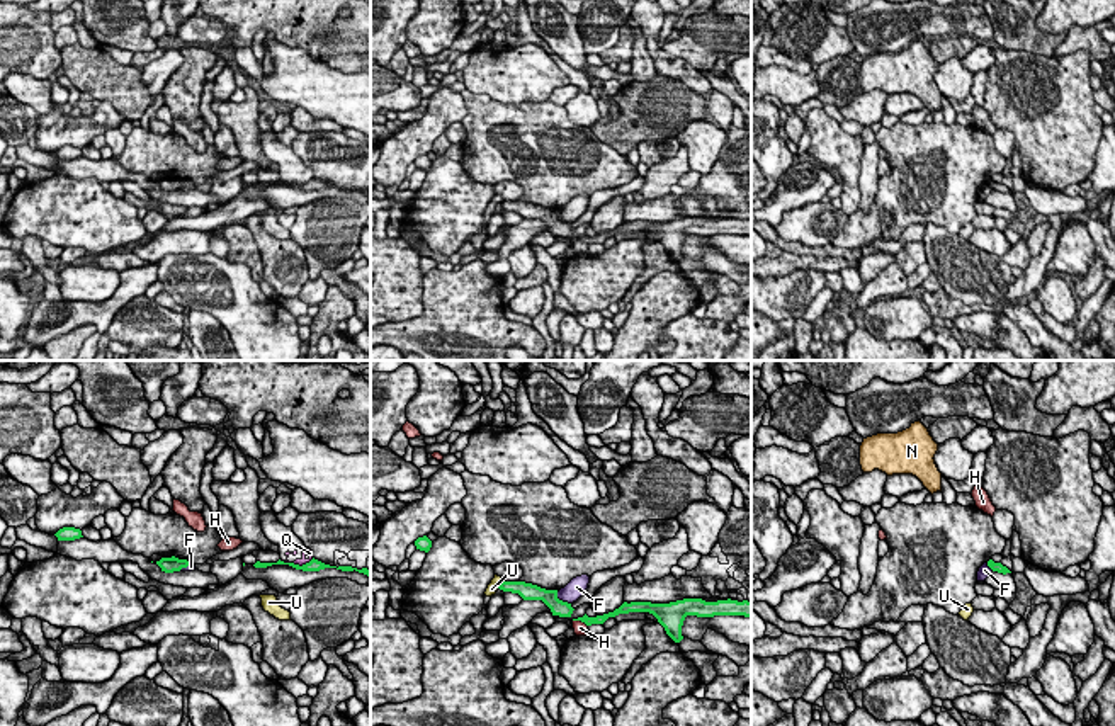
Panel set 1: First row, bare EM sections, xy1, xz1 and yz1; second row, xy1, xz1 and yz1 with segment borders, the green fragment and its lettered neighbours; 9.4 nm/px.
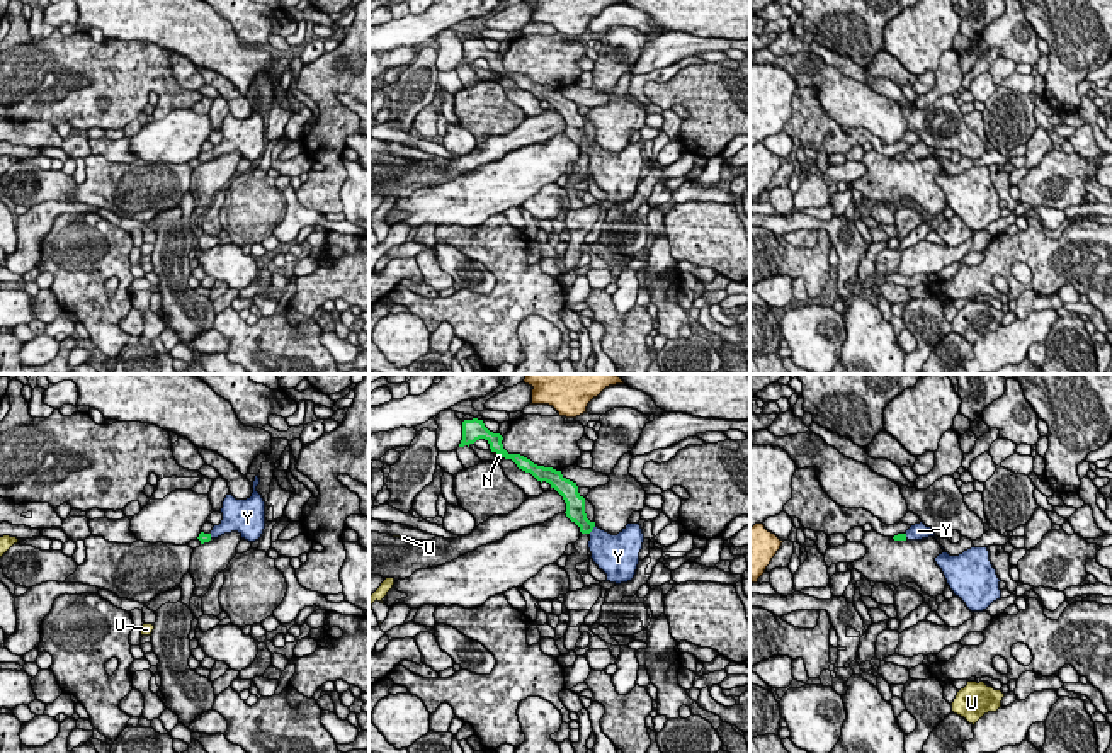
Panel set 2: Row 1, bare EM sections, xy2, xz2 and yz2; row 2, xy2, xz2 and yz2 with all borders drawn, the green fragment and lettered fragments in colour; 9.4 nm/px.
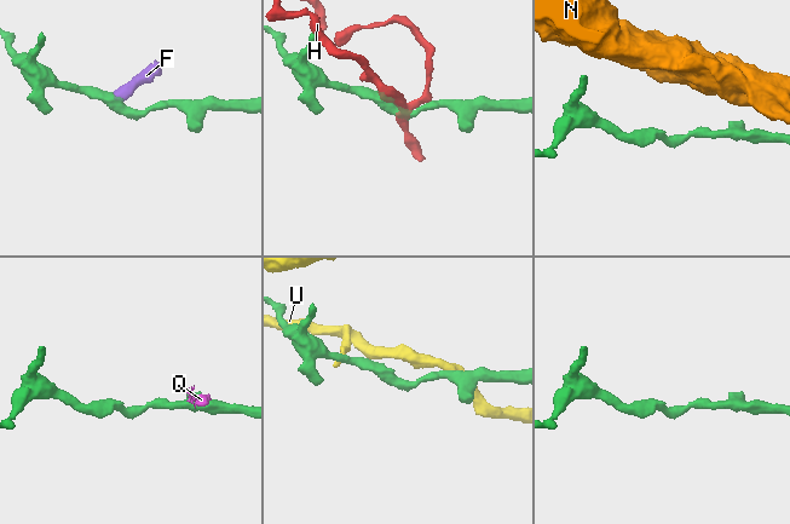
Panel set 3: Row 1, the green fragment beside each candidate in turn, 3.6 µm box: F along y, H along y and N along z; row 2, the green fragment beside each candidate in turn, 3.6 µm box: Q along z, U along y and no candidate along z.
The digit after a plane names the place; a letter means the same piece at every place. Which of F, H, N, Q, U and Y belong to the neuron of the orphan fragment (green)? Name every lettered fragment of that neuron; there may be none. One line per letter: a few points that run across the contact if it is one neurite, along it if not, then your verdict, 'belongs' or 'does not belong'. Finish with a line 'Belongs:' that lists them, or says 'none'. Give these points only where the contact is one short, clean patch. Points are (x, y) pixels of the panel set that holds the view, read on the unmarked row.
F: xz1 (556, 211), (560, 218), (570, 223) | does not belong
H: xz1 (573, 238), (580, 238), (587, 245) | does not belong
N: xz2 (493, 70), (502, 75) | does not belong
Q: xy1 (313, 177), (301, 184), (293, 182) | does not belong
U: xz1 (502, 199), (497, 206) | does not belong
Y: xz2 (575, 128), (592, 148), (607, 169) | belongs
Belongs: Y

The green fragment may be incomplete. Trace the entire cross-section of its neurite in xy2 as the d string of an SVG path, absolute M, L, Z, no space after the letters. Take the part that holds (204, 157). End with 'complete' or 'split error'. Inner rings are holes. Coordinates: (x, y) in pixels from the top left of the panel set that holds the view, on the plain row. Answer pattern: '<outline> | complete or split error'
M257 93L252 105L253 112L247 119L236 119L231 112L226 114L221 127L221 143L214 144L209 153L201 151L197 156L201 163L231 151L238 151L241 158L248 161L255 161L262 156L265 148L265 121L257 110L258 104L260 97Z | split error

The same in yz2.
M923 141L911 144L905 153L898 153L893 158L894 160L922 160L928 156L935 156L935 150L932 146L927 146Z | split error

